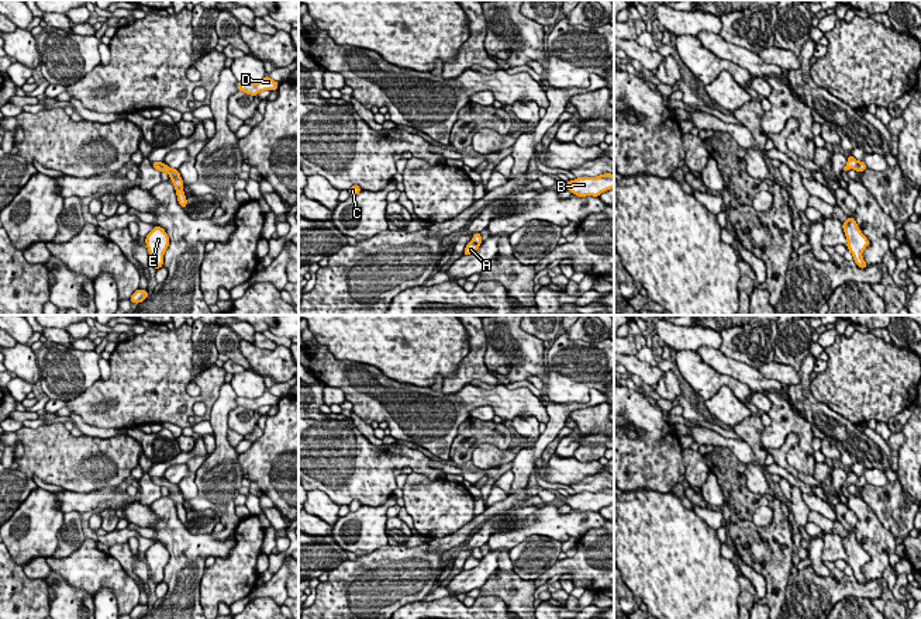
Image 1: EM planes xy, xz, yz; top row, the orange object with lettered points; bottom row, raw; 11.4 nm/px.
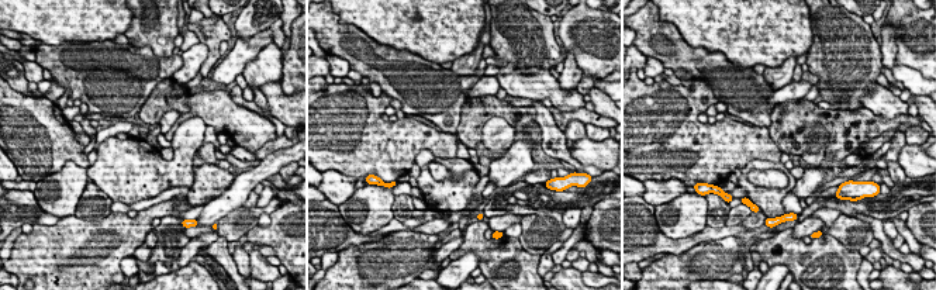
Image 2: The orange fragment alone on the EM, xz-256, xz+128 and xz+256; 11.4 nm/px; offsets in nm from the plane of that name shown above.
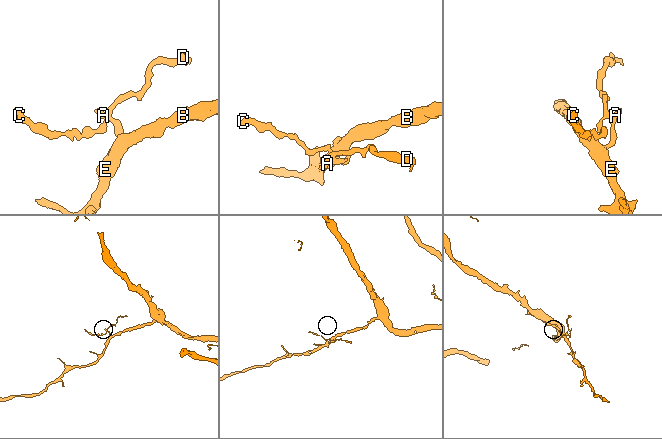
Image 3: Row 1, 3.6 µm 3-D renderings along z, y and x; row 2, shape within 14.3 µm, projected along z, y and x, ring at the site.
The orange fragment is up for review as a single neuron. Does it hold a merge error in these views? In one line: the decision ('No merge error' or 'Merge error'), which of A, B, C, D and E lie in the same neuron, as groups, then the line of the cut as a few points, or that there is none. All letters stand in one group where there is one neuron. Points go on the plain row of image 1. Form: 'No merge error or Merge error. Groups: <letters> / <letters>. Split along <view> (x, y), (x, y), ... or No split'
Merge error. Groups: A B E / C D. Split along xz (472, 554), (479, 559)

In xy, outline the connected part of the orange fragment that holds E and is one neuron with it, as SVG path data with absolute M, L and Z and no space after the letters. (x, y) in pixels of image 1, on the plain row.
M154 542L146 550L145 559L149 567L149 580L156 585L161 584L163 581L165 566L170 559L168 549L162 542Z

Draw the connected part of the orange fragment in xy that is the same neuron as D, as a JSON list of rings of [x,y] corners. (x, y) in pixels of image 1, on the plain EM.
[[[268,390],[263,393],[262,397],[253,398],[253,400],[238,397],[239,407],[244,407],[244,408],[251,409],[253,412],[263,405],[272,407],[272,405],[277,405],[277,402],[279,402],[279,397],[275,397]]]

